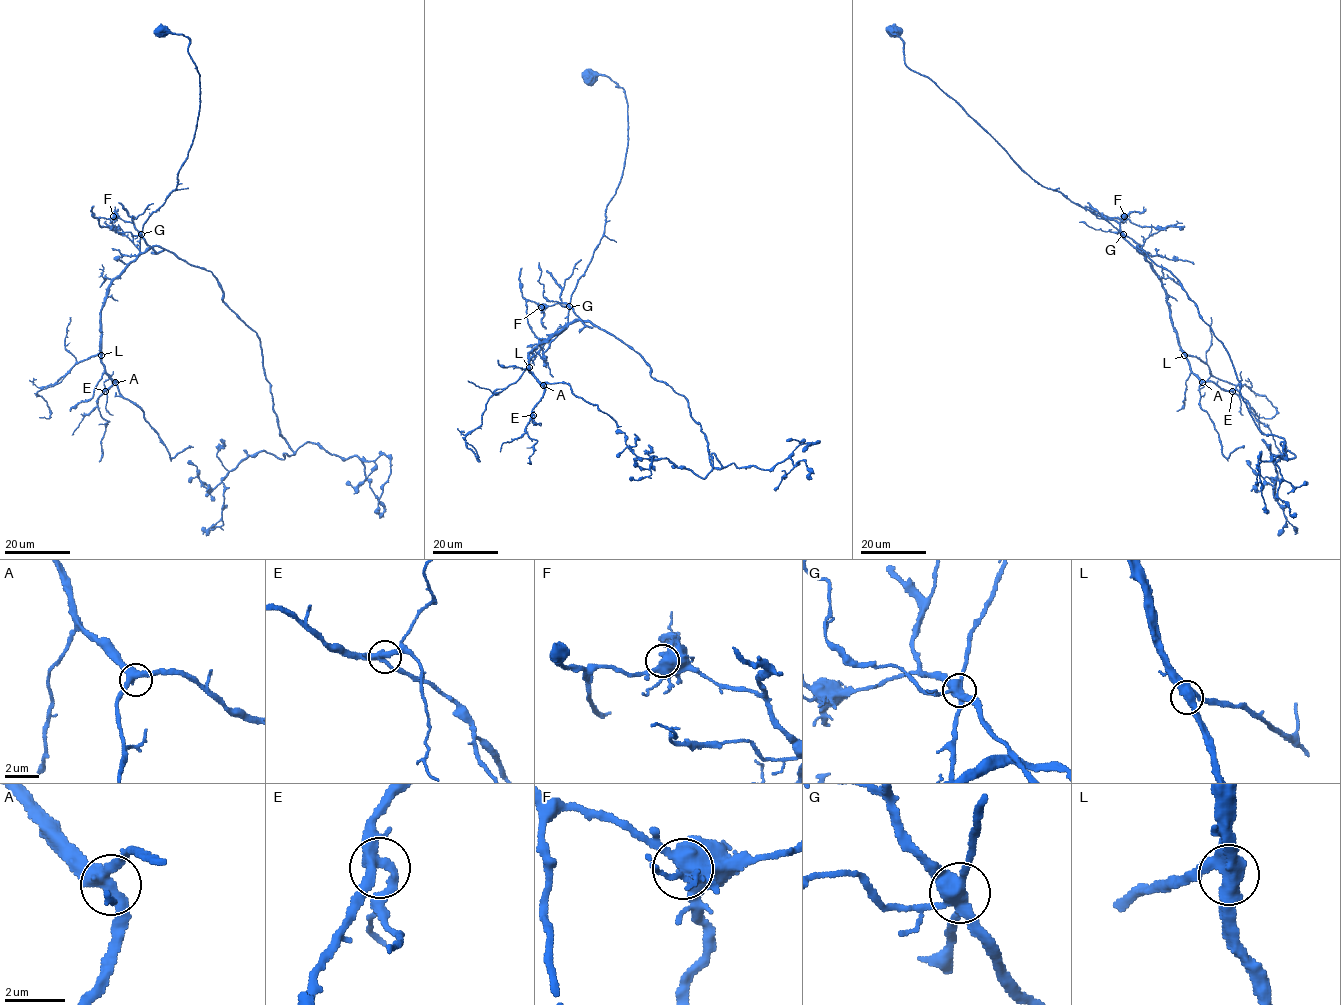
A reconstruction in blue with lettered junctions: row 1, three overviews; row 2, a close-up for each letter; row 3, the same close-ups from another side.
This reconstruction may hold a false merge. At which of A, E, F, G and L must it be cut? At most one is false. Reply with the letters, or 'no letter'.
G

